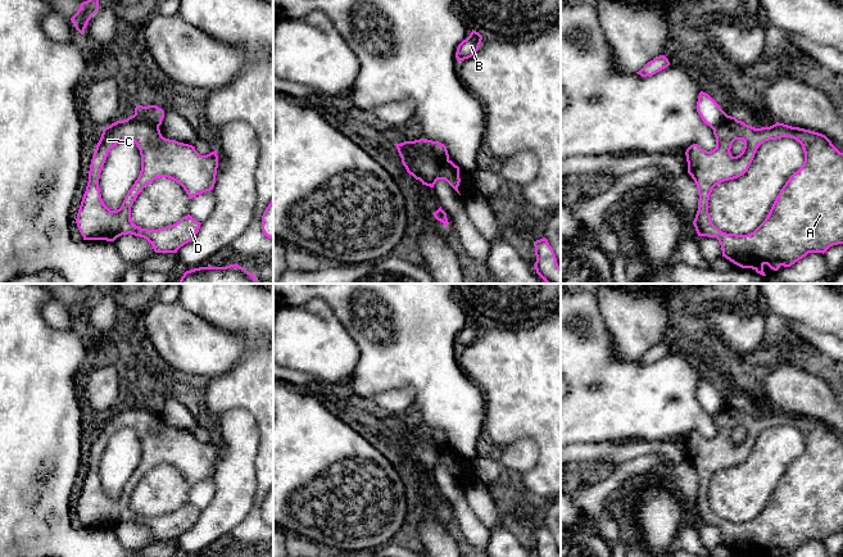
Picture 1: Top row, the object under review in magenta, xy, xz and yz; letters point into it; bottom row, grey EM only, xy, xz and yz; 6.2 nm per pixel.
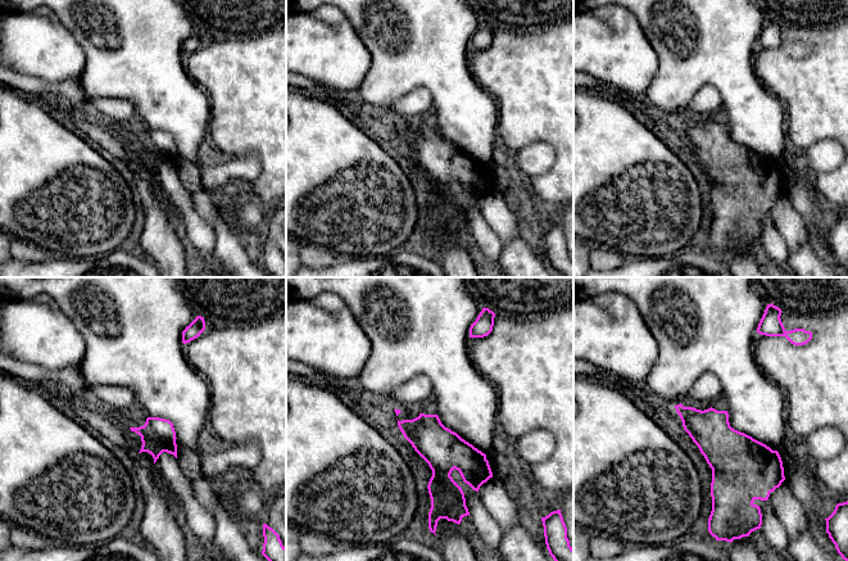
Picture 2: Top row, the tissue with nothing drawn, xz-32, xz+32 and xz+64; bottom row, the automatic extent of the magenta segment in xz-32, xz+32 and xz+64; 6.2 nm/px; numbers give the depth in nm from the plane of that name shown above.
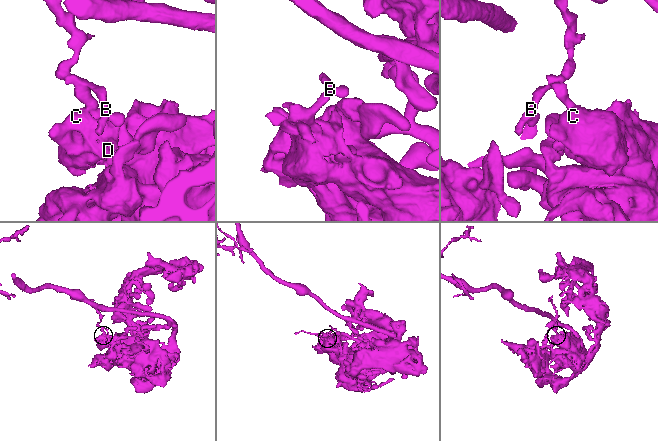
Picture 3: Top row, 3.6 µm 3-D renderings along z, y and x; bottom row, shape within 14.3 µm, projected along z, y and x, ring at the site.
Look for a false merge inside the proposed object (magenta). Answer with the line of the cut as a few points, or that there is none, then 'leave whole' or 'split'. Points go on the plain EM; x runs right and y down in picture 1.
xz (422, 426), (429, 435), (448, 447) | split

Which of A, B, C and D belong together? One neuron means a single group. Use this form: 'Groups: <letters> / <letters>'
Groups: A C D / B

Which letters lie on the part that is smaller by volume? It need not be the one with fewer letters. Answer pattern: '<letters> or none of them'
B

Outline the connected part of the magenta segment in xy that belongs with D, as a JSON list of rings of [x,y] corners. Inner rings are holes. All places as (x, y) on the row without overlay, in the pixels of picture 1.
[[[135,402],[117,408],[103,417],[94,439],[89,470],[76,506],[77,515],[83,527],[114,529],[131,521],[146,526],[155,540],[177,540],[195,525],[201,511],[187,502],[178,510],[158,517],[141,516],[131,508],[131,494],[142,476],[160,465],[178,470],[190,486],[210,479],[216,471],[217,456],[216,438],[200,443],[195,434],[163,425],[159,415]],[[123,427],[137,433],[141,458],[122,494],[110,498],[101,486],[99,466],[108,440]]]

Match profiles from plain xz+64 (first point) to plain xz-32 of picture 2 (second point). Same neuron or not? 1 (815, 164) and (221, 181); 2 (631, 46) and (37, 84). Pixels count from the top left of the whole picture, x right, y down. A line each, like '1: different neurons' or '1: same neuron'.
1: same neuron
2: different neurons

